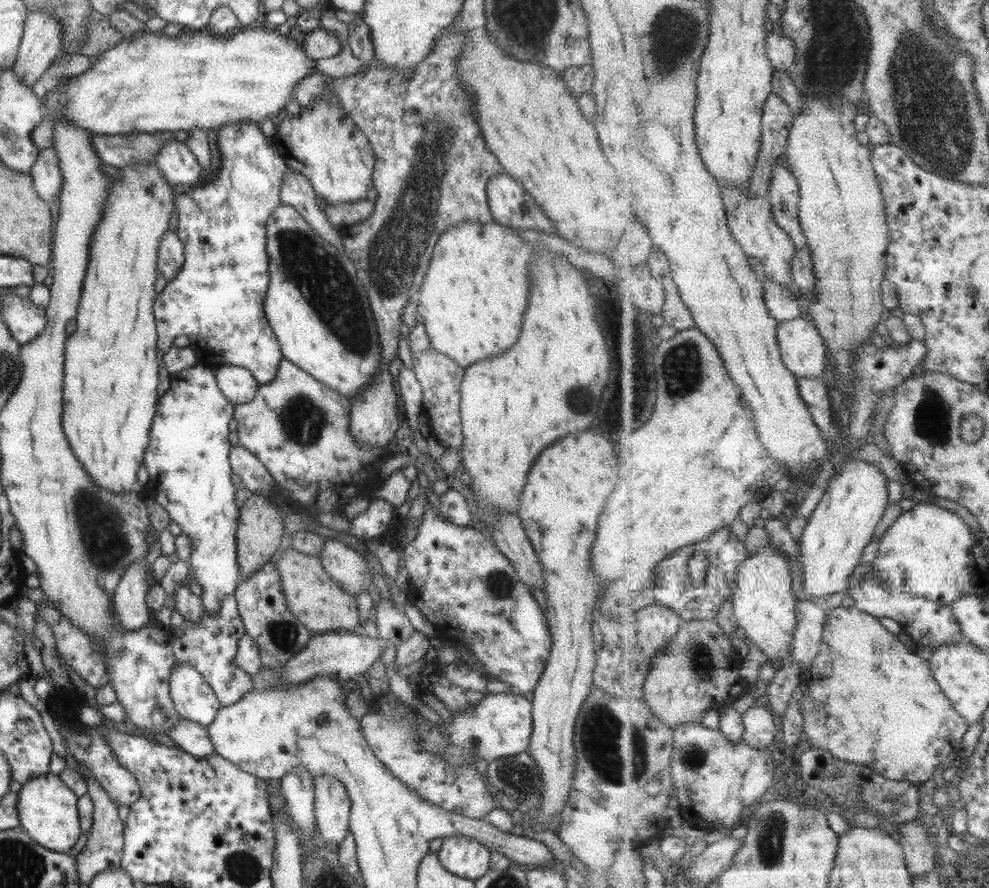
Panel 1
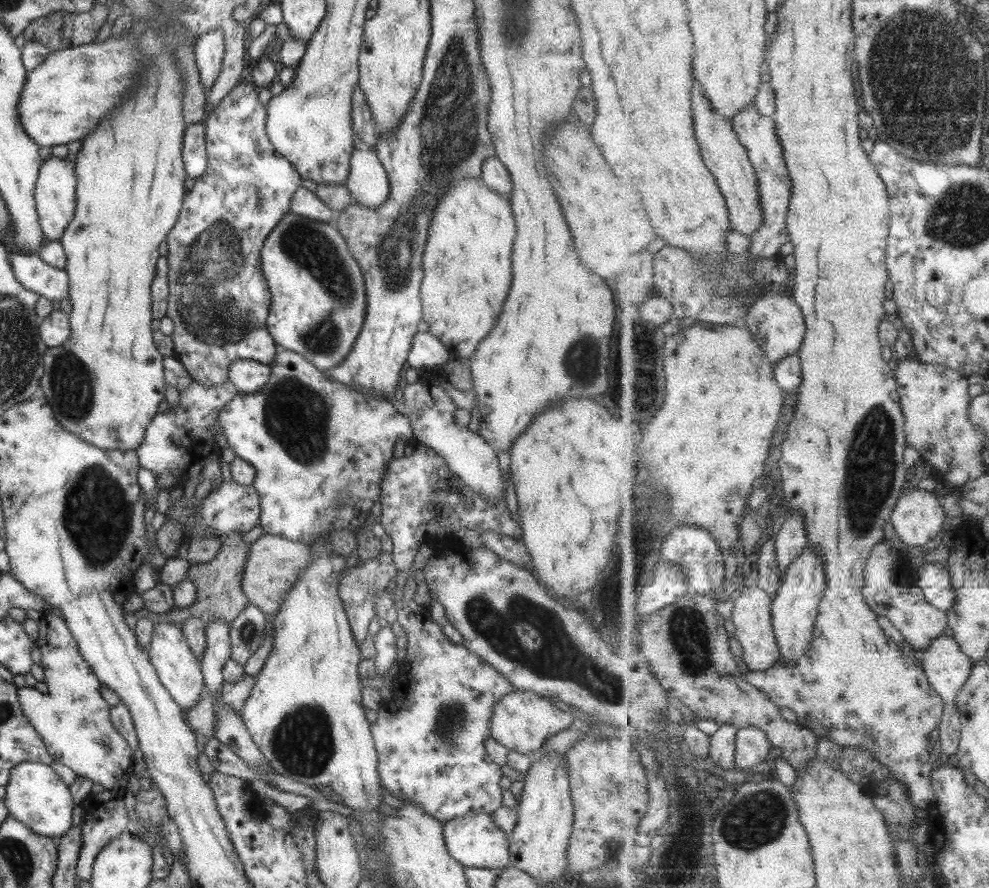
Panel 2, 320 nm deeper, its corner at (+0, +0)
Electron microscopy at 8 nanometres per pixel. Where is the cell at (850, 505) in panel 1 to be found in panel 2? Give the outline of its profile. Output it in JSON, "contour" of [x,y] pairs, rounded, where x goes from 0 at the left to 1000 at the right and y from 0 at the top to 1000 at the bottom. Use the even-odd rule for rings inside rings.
{"contour":[[[824,616],[814,617],[797,640],[793,655],[788,662],[786,673],[782,675],[781,702],[786,723],[789,727],[789,741],[795,745],[805,745],[817,734],[825,709],[830,676],[836,667],[836,643],[830,623]]]}

